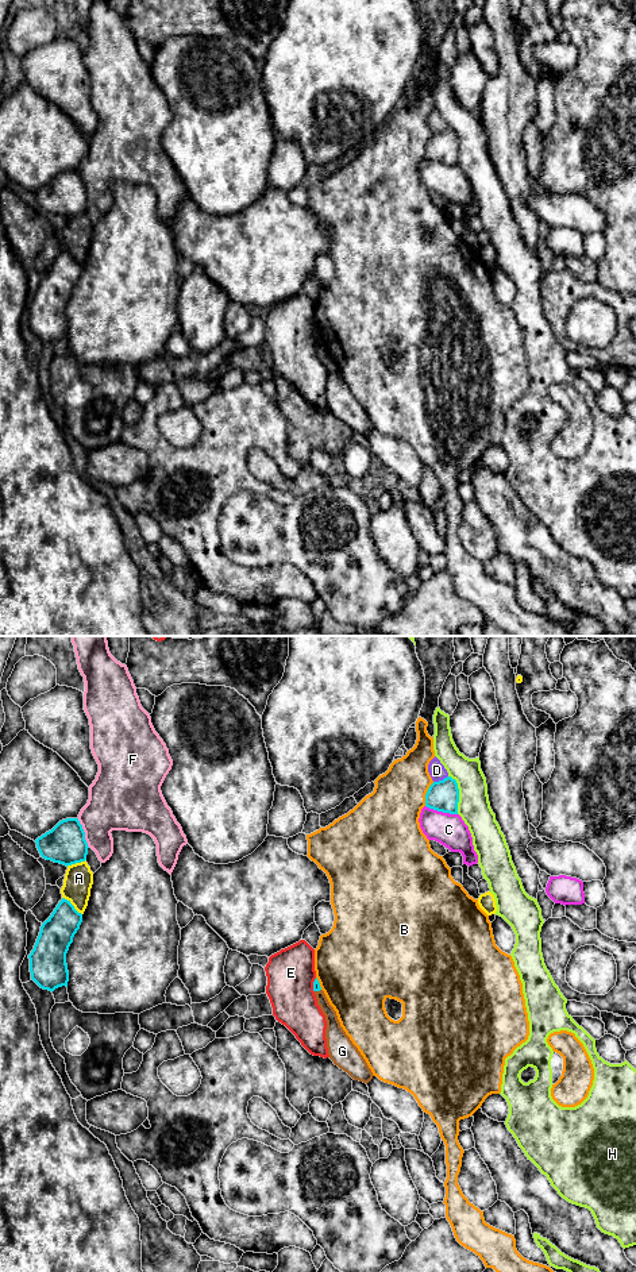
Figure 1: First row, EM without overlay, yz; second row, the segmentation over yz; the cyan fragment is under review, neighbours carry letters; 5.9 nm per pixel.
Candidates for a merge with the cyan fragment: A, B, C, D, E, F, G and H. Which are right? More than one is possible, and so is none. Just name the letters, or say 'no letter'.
no letter

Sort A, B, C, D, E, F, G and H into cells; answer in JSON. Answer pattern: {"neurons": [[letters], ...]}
{"neurons": [["A"], ["B"], ["C"], ["D"], ["E"], ["F"], ["G"], ["H"]]}

